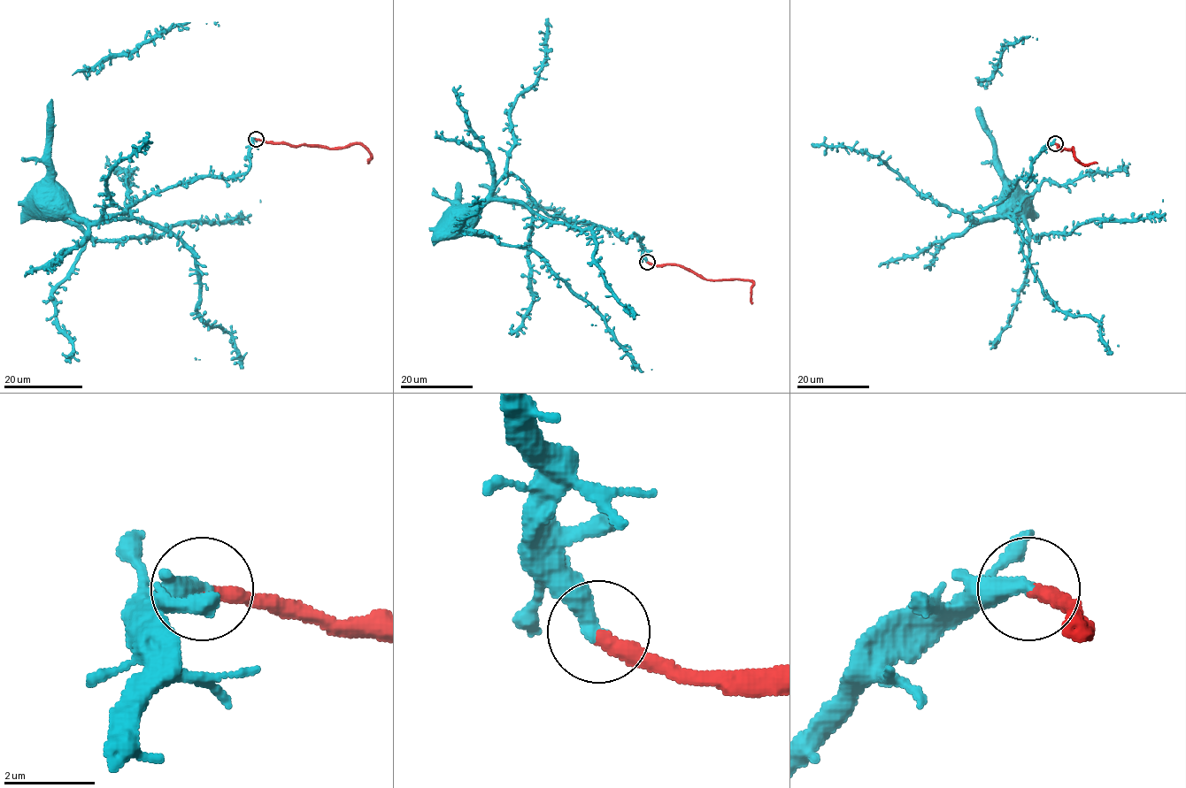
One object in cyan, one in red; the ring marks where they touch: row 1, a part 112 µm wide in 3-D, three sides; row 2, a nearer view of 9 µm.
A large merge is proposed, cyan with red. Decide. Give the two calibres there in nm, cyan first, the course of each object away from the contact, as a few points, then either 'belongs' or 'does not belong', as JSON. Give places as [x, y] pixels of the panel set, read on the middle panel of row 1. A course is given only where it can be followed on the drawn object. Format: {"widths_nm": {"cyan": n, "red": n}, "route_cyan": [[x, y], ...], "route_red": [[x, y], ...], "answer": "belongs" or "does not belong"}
{"widths_nm": {"cyan": 400, "red": 320}, "route_cyan": [[647, 262], [639, 236], [619, 238], [604, 226], [546, 215], [513, 175], [498, 181], [461, 221], [442, 231]], "route_red": [[647, 262], [678, 264], [712, 280], [750, 280], [753, 284], [751, 303]], "answer": "does not belong"}

